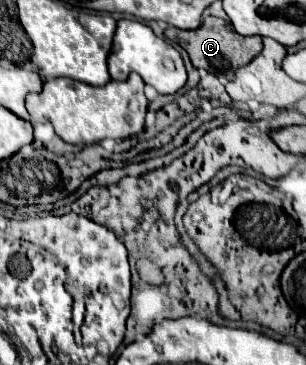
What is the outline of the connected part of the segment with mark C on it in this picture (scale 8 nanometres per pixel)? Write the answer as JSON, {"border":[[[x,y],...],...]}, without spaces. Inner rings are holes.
{"border":[[[212,16],[204,18],[202,26],[196,30],[186,32],[186,30],[178,30],[178,28],[170,26],[164,34],[170,42],[180,44],[188,52],[194,68],[208,70],[210,74],[216,74],[224,82],[234,78],[234,72],[238,70],[238,66],[250,64],[262,52],[262,38],[260,36],[238,36],[238,32],[234,32],[230,22],[224,22],[220,18],[212,18]]]}

